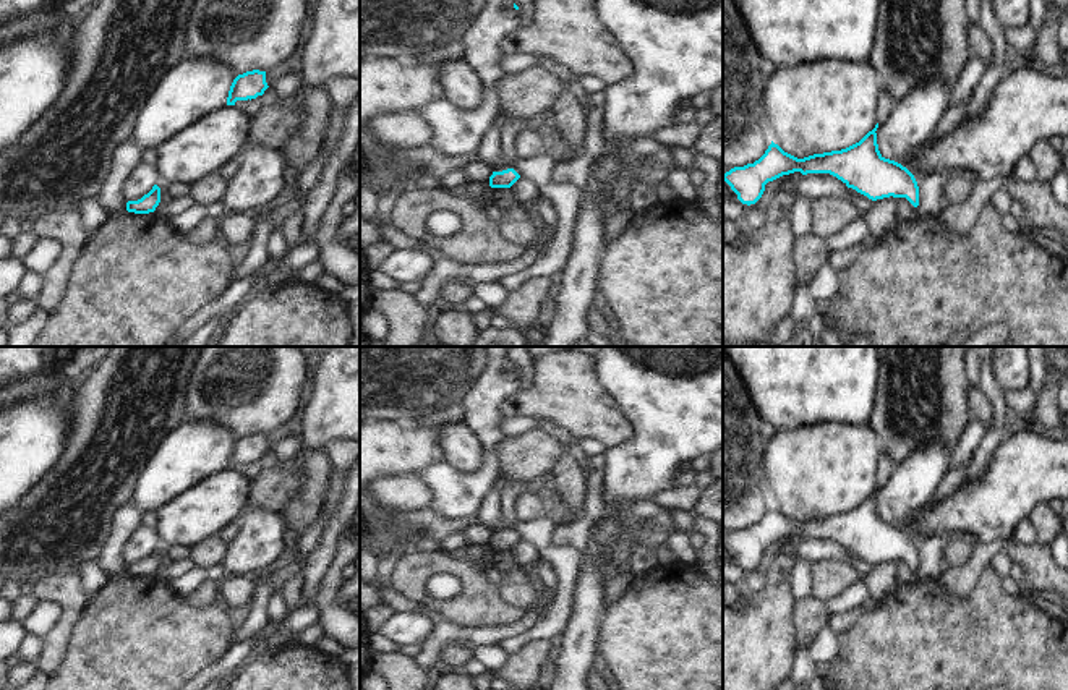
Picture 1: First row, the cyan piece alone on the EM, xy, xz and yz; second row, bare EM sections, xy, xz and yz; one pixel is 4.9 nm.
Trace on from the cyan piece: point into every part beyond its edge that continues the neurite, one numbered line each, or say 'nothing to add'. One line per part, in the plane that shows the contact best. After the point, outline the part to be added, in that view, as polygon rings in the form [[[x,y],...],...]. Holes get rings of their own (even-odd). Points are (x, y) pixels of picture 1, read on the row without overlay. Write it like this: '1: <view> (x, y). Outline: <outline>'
nothing to add.

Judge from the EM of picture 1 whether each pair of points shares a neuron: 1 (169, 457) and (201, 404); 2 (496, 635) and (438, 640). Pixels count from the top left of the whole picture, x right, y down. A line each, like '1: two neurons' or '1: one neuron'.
1: two neurons
2: one neuron

